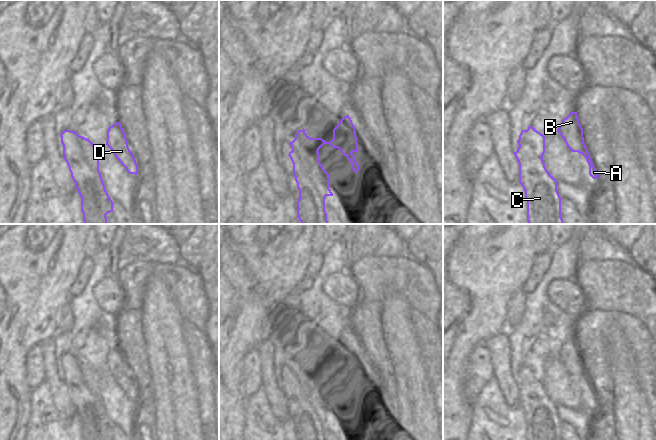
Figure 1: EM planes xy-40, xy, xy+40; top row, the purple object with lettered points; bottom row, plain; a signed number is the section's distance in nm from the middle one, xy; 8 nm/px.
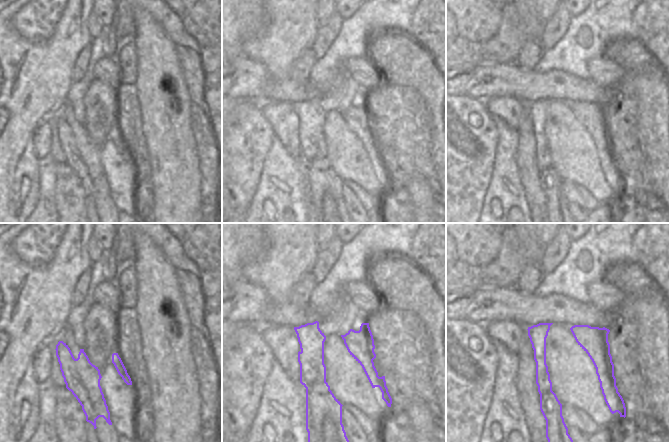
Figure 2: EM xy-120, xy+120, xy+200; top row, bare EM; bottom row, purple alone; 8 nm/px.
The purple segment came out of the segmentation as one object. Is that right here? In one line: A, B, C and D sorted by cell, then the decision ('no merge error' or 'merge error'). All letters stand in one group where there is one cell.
A B D / C | merge error

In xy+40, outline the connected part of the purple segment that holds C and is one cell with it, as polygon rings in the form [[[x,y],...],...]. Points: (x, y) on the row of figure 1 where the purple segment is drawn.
[[[522,130],[514,155],[519,163],[519,183],[525,191],[529,224],[564,224],[561,217],[561,197],[557,180],[547,171],[543,158],[538,156]]]

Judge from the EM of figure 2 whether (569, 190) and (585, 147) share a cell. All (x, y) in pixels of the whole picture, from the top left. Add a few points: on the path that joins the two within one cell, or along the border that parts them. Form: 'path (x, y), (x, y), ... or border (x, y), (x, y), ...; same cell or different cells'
border (562, 180), (572, 180), (577, 185); different cells

